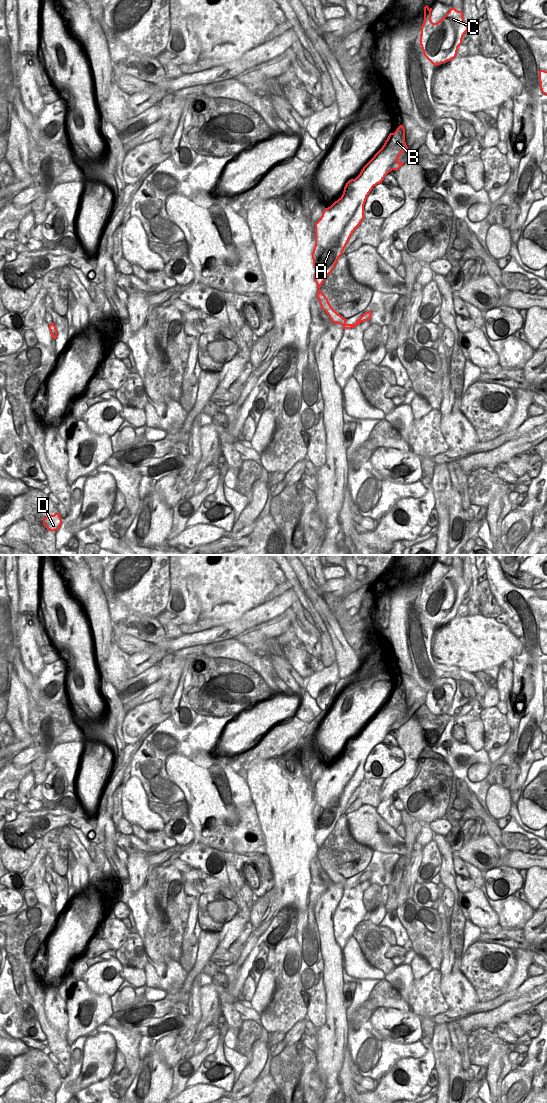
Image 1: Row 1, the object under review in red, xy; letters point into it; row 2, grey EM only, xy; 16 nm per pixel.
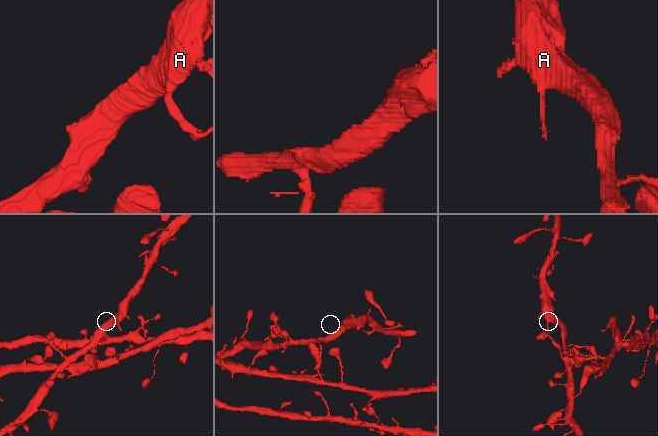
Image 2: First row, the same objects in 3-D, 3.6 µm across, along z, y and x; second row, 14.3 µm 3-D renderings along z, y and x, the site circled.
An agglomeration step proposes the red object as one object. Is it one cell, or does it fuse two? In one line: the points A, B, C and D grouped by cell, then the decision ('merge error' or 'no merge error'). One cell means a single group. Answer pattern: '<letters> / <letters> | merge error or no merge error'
A C D / B | merge error

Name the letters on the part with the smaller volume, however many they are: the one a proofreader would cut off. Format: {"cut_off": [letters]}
{"cut_off": ["B"]}

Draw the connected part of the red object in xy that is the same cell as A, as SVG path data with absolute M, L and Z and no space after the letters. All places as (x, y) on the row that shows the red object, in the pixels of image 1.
M386 148L382 153L377 152L360 174L346 183L342 196L330 207L325 208L315 223L312 259L315 268L314 280L318 287L316 297L331 321L342 325L343 329L351 329L361 322L369 321L372 312L365 312L355 323L347 324L347 319L331 307L319 288L334 269L351 235L363 221L367 196L374 186L382 183L391 165L402 153L404 152L390 148Z

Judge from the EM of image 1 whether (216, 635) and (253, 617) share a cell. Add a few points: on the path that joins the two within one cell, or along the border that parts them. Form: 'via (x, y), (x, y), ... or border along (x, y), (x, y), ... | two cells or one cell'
via (225, 630), (227, 628), (235, 628), (244, 623) | one cell

